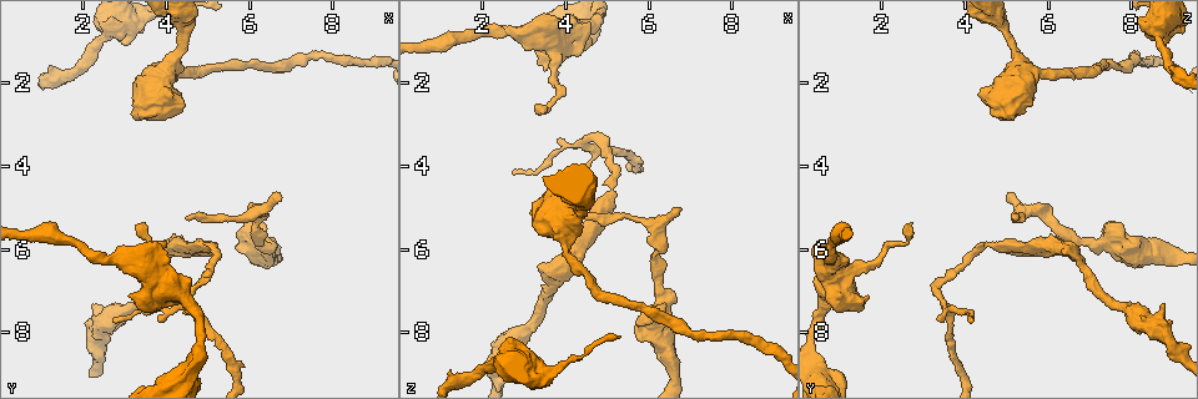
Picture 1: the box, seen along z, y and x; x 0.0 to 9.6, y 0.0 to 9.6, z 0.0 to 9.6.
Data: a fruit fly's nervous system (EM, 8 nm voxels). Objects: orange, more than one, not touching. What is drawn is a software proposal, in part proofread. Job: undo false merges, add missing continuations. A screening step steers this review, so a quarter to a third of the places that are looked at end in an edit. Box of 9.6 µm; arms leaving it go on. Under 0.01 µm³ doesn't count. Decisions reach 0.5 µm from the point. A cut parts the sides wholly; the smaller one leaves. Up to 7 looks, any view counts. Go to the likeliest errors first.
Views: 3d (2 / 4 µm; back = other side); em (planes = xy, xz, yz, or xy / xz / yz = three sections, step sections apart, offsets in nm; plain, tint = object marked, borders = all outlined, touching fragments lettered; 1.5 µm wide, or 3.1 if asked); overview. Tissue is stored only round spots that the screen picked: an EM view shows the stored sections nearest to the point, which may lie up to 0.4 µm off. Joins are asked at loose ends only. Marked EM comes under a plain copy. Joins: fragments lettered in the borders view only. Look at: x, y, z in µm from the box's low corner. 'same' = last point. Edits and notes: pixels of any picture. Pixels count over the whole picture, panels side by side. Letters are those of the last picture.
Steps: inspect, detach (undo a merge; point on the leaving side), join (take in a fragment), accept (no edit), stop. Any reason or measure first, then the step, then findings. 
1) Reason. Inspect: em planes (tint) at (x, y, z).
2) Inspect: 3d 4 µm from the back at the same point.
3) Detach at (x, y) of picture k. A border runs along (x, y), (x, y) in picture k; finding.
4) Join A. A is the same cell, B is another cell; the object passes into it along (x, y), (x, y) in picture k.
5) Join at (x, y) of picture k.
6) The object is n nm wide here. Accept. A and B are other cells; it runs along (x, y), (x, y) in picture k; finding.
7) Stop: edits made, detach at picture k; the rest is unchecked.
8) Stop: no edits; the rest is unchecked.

An open end. Inspect: 3d 4 µm at (6.35, 5.40, 7.40).

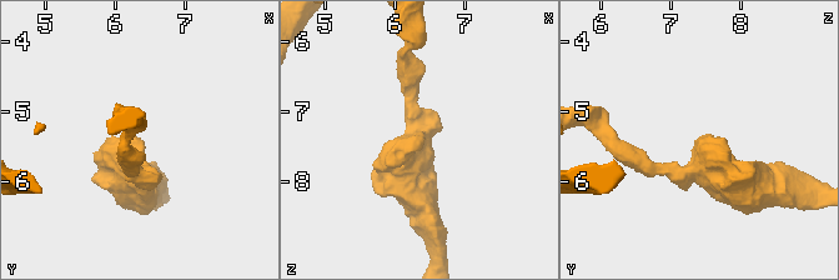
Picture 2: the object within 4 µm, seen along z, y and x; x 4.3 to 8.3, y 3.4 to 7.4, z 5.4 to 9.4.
Shape alone is not enough. Inspect: em planes (borders) at (6.30, 5.40, 7.35).

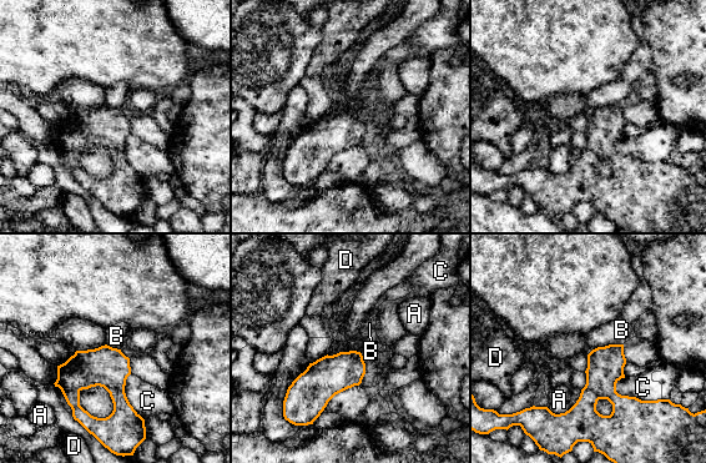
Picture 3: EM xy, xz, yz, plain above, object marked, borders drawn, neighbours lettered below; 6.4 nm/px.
Accept. A, B, C and D are other cells; a border runs along (623, 343), (598, 346), (591, 351) in picture 3; no lettered fragment goes on from it.

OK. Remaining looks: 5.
Thin neck. Inspect: 3d 4 µm at (3.55, 5.70, 2.65).

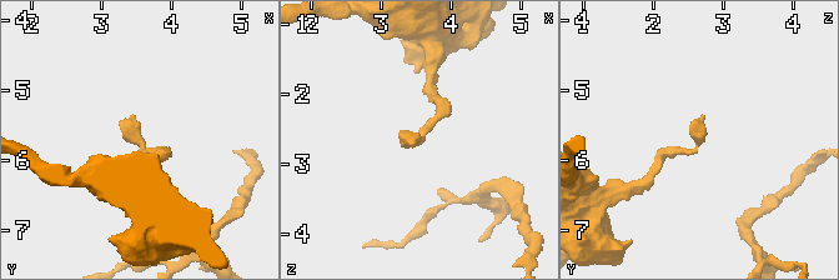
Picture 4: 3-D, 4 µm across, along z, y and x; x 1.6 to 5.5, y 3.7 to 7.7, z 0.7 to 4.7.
Inspect: em xy step 4 (borders) at (3.60, 5.75, 2.70).

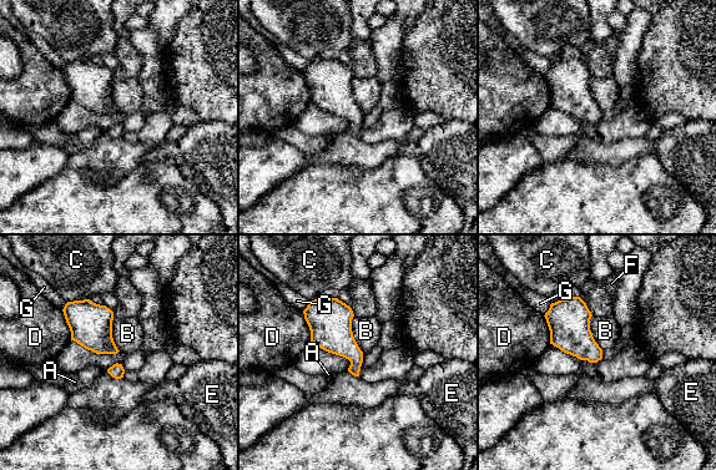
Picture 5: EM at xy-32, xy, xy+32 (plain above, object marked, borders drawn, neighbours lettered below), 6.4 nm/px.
Accept. A, B, C, D, E, F and G are other cells; a border runs along (353, 316), (352, 335), (363, 352) in picture 5; one neuron here.

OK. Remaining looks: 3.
Free end. Inspect: 3d 4 µm at (6.70, 4.70, 5.00).

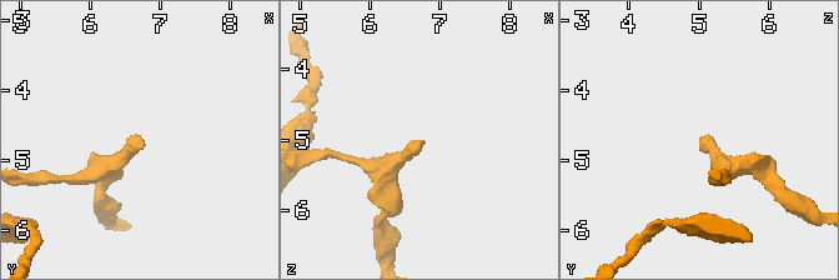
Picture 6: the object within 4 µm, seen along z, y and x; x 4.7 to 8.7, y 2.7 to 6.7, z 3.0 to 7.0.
Shape alone is not enough. Inspect: em xy step 8 (borders) at (6.75, 4.75, 5.05).

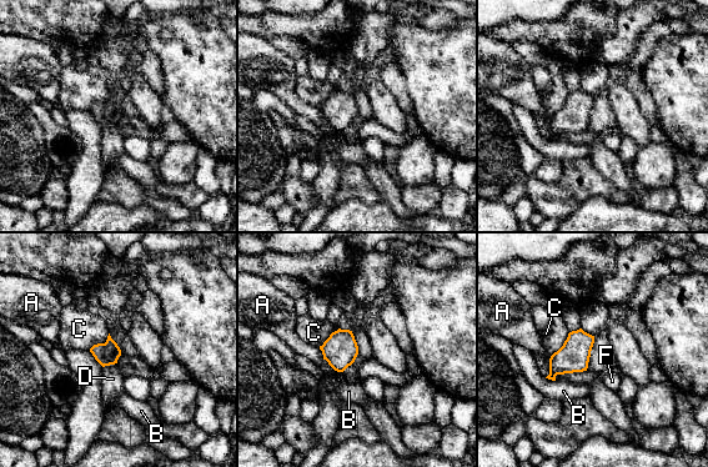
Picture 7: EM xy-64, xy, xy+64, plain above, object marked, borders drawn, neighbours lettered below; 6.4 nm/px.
Another direction. Inspect: em planes (borders) at the same point.

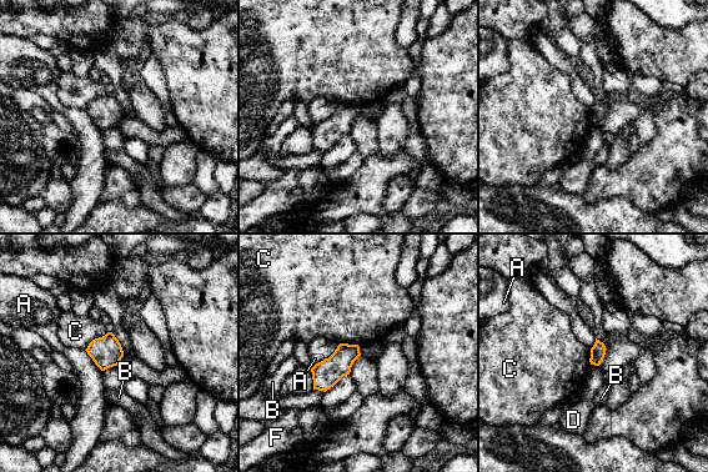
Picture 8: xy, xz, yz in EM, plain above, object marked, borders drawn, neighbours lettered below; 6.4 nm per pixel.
The longest contact is with C, 190 nm. Accept. A, B, C, D and F are other cells; a border runs along (108, 332), (95, 337), (85, 350) in picture 8; no lettered fragment goes on from it.

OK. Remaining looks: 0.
Stop: no edits; the rest is unchecked.

